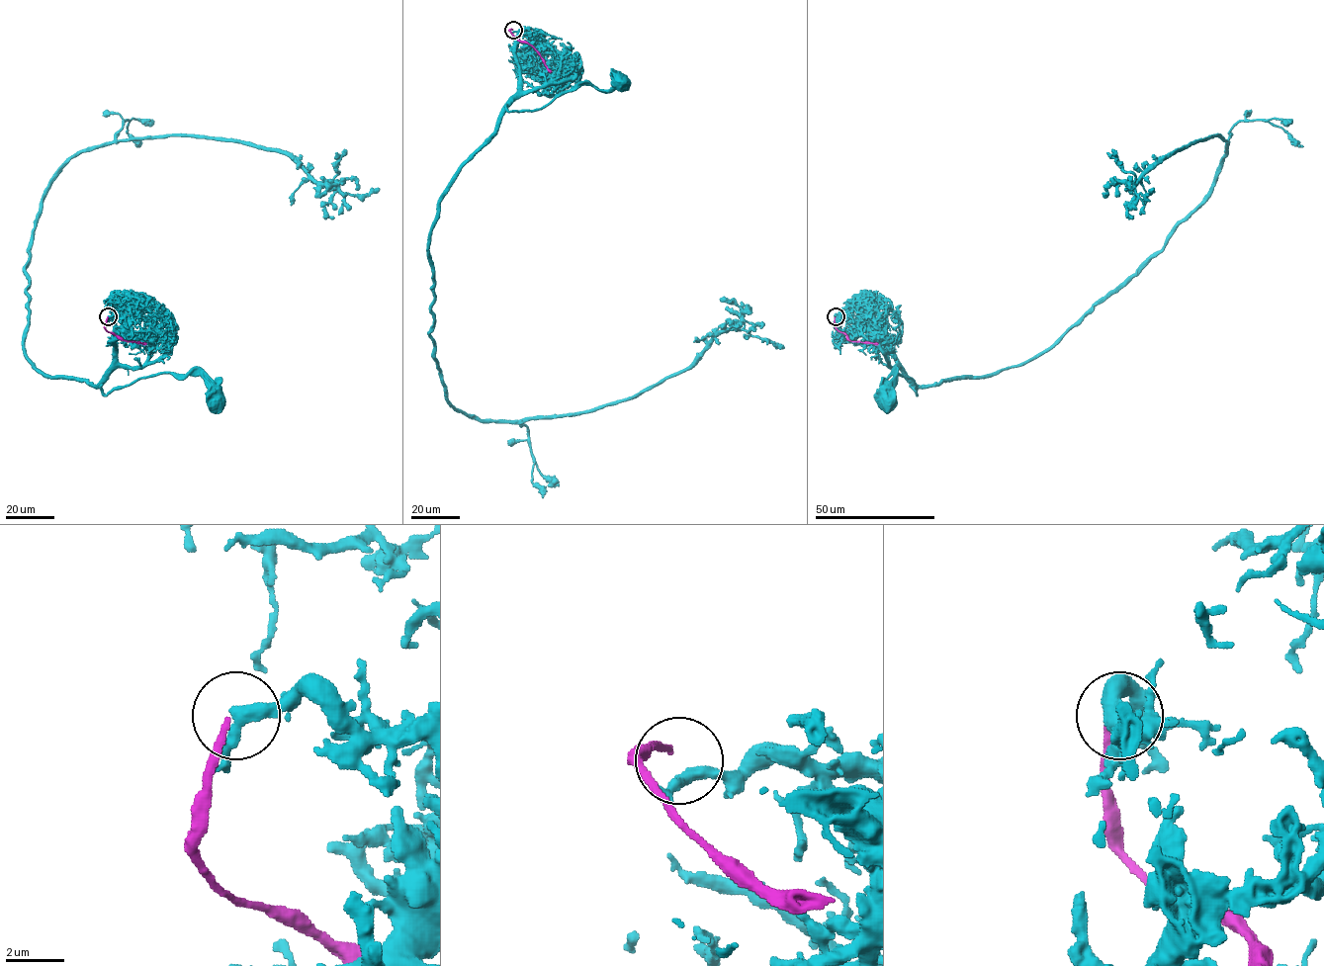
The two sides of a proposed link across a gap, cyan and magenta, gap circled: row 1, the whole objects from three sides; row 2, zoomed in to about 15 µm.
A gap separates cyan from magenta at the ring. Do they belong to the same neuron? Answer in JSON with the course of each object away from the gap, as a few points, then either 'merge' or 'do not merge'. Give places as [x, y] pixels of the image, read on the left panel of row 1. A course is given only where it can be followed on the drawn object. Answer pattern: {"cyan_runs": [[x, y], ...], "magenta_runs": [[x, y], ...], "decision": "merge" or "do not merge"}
{"cyan_runs": [[109, 316], [123, 318], [126, 330], [110, 342], [104, 394], [158, 374], [199, 374], [215, 401]], "magenta_runs": [[107, 316], [105, 328], [125, 340], [145, 343]], "decision": "do not merge"}

